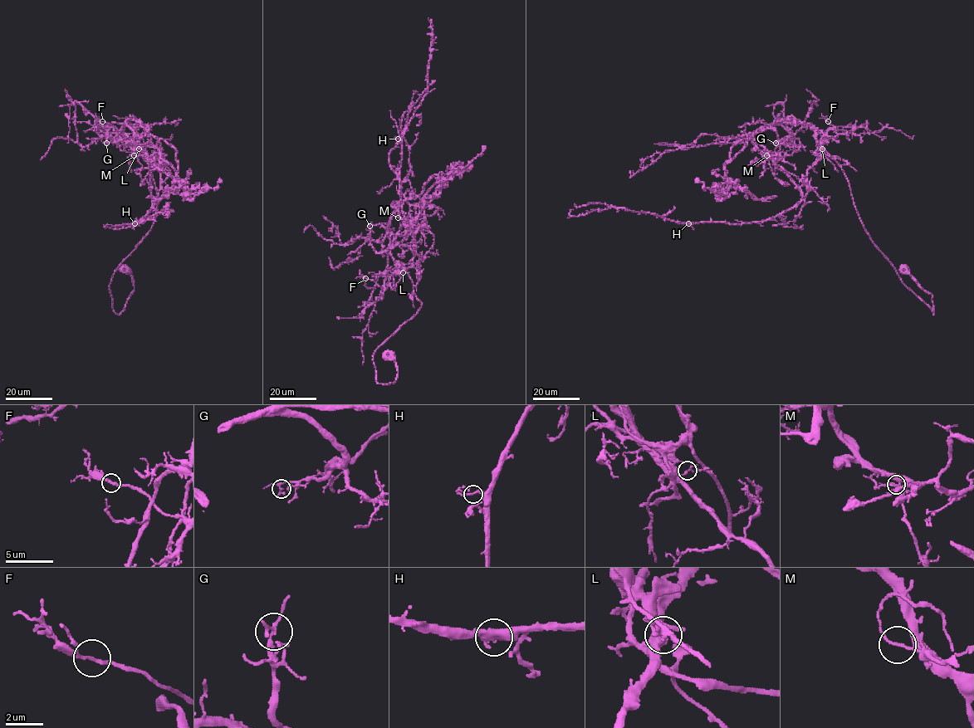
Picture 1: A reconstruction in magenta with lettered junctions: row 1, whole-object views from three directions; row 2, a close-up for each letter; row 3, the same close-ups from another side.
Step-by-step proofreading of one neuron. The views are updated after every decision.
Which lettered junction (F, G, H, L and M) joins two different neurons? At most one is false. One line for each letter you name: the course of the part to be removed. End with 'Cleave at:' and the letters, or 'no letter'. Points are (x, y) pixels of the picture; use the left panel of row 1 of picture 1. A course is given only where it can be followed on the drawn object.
L: (139, 149), (127, 140), (126, 122), (138, 134), (150, 138), (183, 182), (159, 198), (147, 196)
Cleave at: L

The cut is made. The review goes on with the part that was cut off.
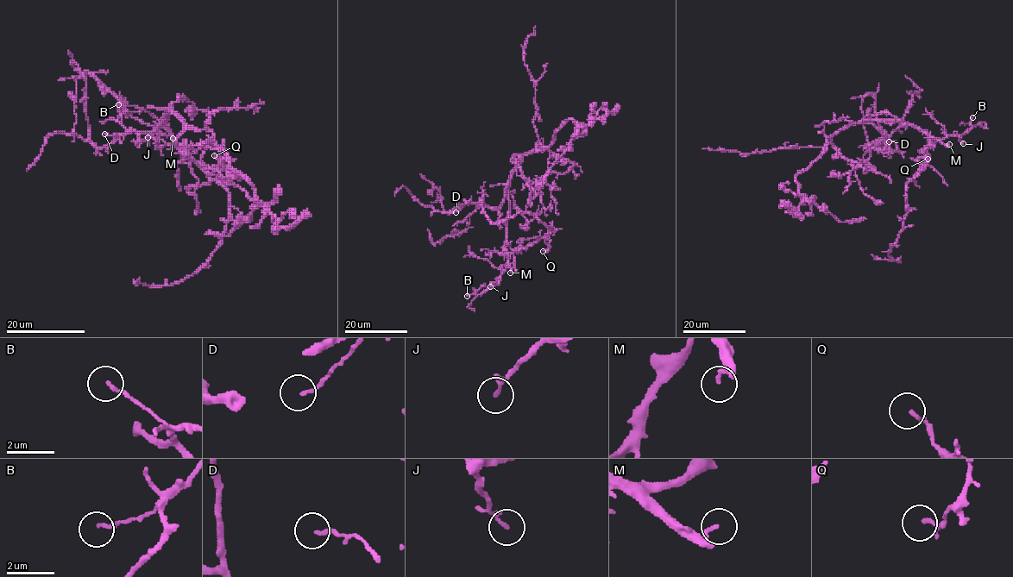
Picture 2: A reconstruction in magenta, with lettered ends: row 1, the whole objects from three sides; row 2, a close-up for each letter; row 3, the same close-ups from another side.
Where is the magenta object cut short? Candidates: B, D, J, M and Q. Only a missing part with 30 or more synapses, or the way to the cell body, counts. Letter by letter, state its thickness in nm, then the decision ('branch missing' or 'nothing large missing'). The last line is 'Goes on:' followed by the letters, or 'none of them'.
B: calibre 130 nm; nothing large missing
D: calibre 140 nm; nothing large missing
J: calibre 130 nm; nothing large missing
M: calibre 130 nm; branch missing
Q: calibre 140 nm; nothing large missing
Goes on: M

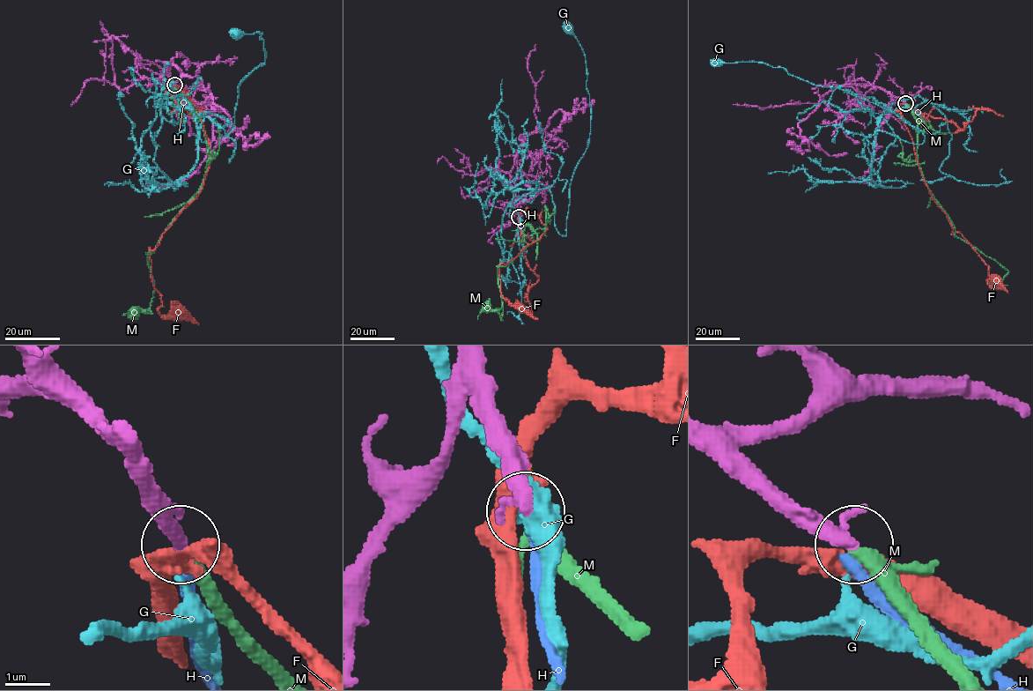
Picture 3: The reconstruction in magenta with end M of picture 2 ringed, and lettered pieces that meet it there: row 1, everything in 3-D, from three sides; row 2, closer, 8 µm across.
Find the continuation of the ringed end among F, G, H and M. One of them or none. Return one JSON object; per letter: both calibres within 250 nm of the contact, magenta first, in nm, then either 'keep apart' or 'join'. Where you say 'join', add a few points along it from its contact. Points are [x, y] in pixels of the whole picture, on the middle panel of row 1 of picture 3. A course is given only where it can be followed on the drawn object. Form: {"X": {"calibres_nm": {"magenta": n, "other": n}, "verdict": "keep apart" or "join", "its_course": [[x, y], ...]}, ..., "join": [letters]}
{"F": {"calibres_nm": {"magenta": 400, "other": 500}, "verdict": "keep apart"}, "G": {"calibres_nm": {"magenta": 240, "other": 120}, "verdict": "keep apart"}, "H": {"calibres_nm": {"magenta": 240, "other": 300}, "verdict": "keep apart"}, "M": {"calibres_nm": {"magenta": 280, "other": 240}, "verdict": "join", "its_course": [[519, 217], [534, 229], [546, 229], [506, 266], [498, 268], [502, 319], [498, 310], [488, 307]]}, "join": ["M"]}

